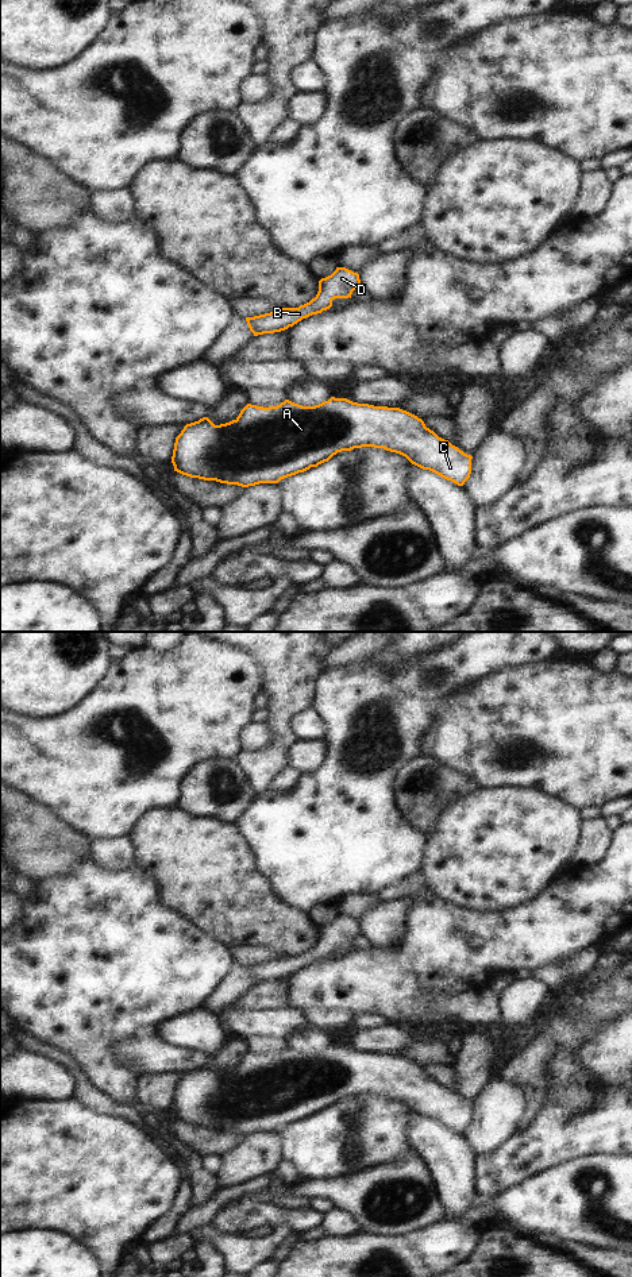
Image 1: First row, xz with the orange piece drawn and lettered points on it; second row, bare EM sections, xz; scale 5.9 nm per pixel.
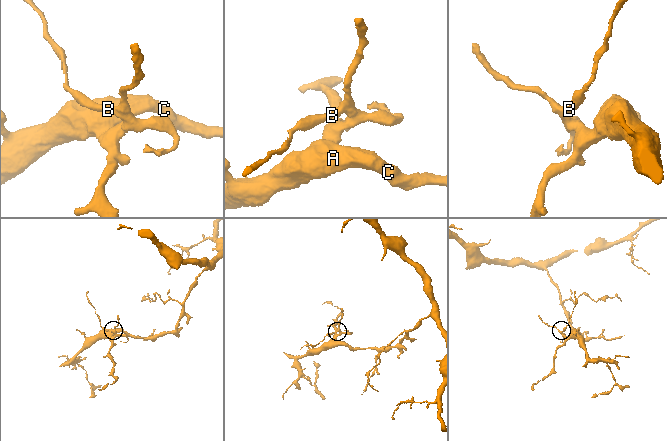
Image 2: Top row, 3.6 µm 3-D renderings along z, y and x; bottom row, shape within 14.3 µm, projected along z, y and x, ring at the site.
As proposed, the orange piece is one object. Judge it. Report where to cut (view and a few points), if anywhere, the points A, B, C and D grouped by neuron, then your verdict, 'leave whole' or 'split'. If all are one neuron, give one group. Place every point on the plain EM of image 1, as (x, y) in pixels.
no cut; A B C D; leave whole

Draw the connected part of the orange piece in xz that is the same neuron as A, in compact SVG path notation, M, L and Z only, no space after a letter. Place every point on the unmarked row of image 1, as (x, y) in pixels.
M331 1045L315 1054L285 1048L277 1054L247 1052L239 1064L215 1073L208 1065L186 1072L176 1085L174 1119L204 1129L242 1135L278 1131L354 1096L374 1095L405 1104L412 1112L463 1134L471 1122L471 1103L439 1085L417 1064L400 1056L374 1054Z

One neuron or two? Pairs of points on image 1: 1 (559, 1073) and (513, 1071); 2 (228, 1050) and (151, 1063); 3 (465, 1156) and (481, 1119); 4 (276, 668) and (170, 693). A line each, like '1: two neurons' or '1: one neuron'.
1: two neurons
2: one neuron
3: two neurons
4: two neurons

